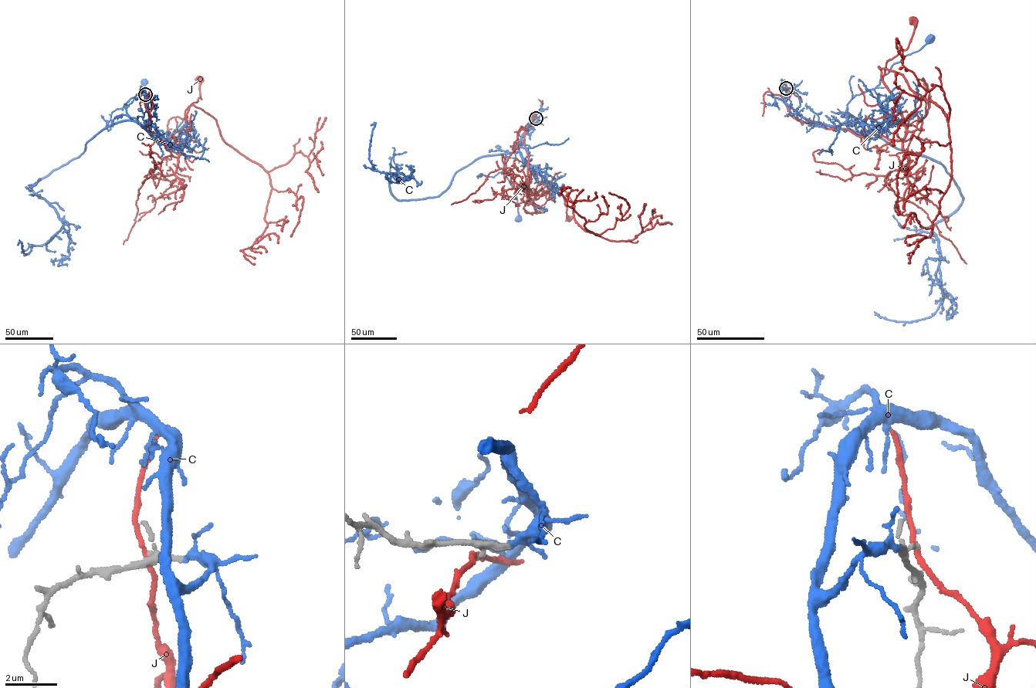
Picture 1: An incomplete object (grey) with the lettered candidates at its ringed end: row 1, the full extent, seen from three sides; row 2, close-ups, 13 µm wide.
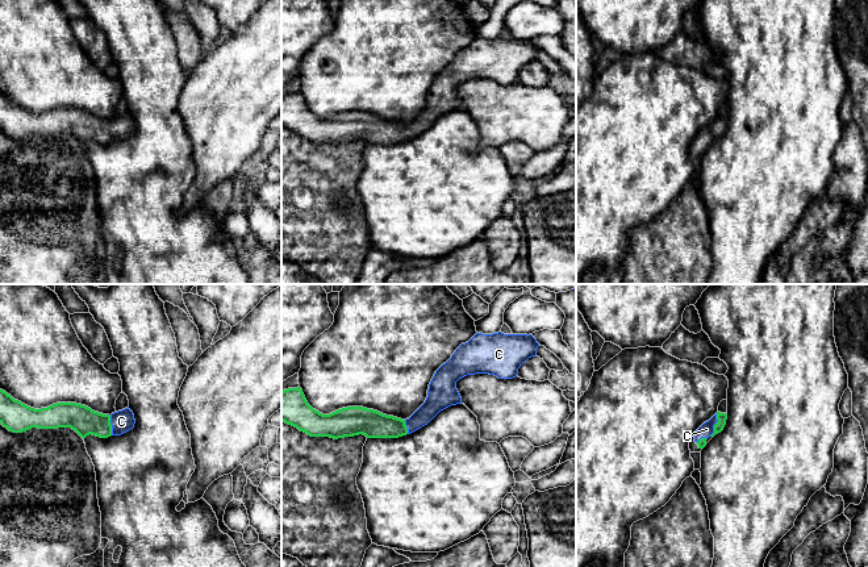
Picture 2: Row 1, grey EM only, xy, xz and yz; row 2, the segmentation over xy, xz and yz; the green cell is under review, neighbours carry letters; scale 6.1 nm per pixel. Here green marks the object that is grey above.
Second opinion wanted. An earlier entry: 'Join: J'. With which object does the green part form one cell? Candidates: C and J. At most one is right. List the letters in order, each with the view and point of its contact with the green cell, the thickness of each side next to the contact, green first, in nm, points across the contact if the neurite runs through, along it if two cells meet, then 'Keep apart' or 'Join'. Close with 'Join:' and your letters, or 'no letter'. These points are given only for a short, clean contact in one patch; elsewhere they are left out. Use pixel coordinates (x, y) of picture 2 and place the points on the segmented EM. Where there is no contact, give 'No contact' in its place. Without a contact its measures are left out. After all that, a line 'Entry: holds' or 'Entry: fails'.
C: Touches green at yz (714, 425). Thickness 60 nm (green) against 90 nm. Path across: yz (721, 417), (714, 425), (706, 429). Join
J: No contact. Keep apart
Join: C
Entry: fails

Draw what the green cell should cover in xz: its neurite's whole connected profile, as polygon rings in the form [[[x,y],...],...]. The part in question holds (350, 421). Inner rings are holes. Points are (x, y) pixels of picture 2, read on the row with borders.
[[[476,333],[435,371],[425,403],[406,420],[363,407],[322,414],[308,404],[297,387],[281,392],[281,421],[310,437],[338,439],[363,434],[367,438],[398,438],[427,425],[441,410],[462,404],[456,389],[459,379],[475,374],[513,379],[518,368],[537,355],[538,346],[531,334]]]

